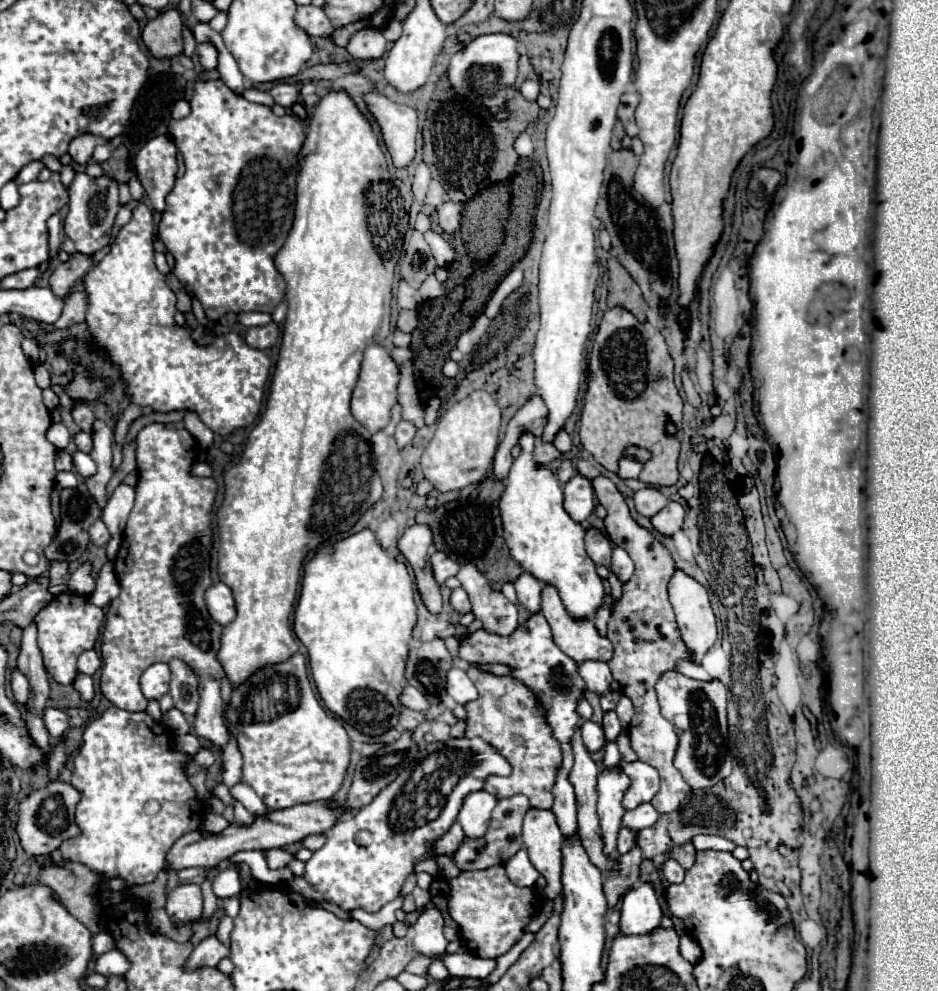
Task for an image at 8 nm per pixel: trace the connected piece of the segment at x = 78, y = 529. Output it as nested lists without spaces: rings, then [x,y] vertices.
[[[78,489],[60,491],[60,527],[54,541],[44,549],[50,563],[74,561],[88,547],[88,529],[100,517],[96,501],[84,501]]]

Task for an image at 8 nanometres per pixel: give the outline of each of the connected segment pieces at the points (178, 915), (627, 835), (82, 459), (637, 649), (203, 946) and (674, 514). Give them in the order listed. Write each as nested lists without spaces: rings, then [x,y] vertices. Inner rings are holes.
[[[182,883],[176,889],[172,889],[166,895],[166,911],[172,917],[174,923],[184,923],[186,921],[194,921],[194,917],[202,917],[202,893],[200,893],[200,885],[196,883]]]
[[[622,827],[620,833],[618,833],[618,851],[620,853],[626,853],[634,845],[636,845],[636,831],[634,829],[628,829],[628,827]]]
[[[76,451],[74,457],[72,457],[72,461],[74,461],[74,469],[76,469],[82,477],[90,477],[90,475],[96,473],[96,463],[90,459],[88,453]]]
[[[598,475],[594,477],[592,485],[598,501],[608,511],[604,519],[608,539],[616,547],[624,549],[636,565],[630,581],[622,585],[622,599],[614,603],[612,617],[608,621],[606,635],[614,645],[614,657],[608,661],[608,665],[612,669],[614,679],[620,683],[622,693],[626,693],[626,697],[630,697],[634,703],[634,717],[628,727],[632,749],[636,751],[640,761],[654,765],[660,773],[660,789],[654,795],[652,805],[658,809],[658,813],[670,813],[680,807],[684,797],[690,793],[690,787],[682,779],[680,771],[674,767],[674,757],[680,739],[676,727],[662,717],[654,687],[656,681],[666,671],[674,671],[680,661],[694,661],[694,653],[682,641],[674,609],[668,601],[668,591],[666,591],[668,581],[674,575],[674,559],[670,551],[646,527],[640,527],[634,521],[626,505],[626,499],[608,477]]]
[[[206,937],[206,941],[200,941],[198,947],[194,947],[190,961],[186,963],[188,969],[198,969],[198,967],[216,967],[224,957],[230,955],[230,947],[226,947],[220,939],[216,937]]]
[[[668,501],[668,505],[652,517],[652,525],[656,531],[664,535],[674,535],[682,527],[684,517],[686,517],[684,505],[680,505],[678,501]]]

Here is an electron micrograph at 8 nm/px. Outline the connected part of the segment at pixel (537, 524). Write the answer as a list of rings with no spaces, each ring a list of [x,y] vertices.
[[[524,431],[518,445],[520,455],[514,459],[500,499],[504,539],[510,547],[510,555],[524,571],[544,583],[552,583],[574,617],[594,617],[596,607],[604,603],[604,587],[596,573],[596,565],[584,549],[586,529],[566,513],[562,483],[556,473],[534,461],[534,435]]]

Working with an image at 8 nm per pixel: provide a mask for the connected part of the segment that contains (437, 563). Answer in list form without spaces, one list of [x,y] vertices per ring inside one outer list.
[[[438,551],[432,557],[432,569],[434,569],[434,577],[438,577],[438,583],[442,585],[448,577],[452,577],[452,575],[458,573],[460,563],[454,557],[450,557],[448,553]]]

